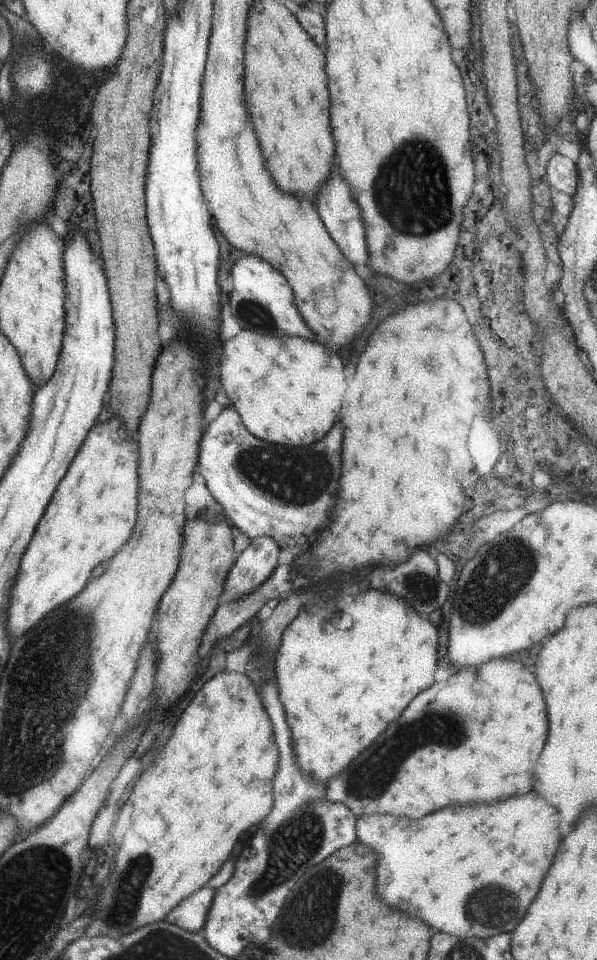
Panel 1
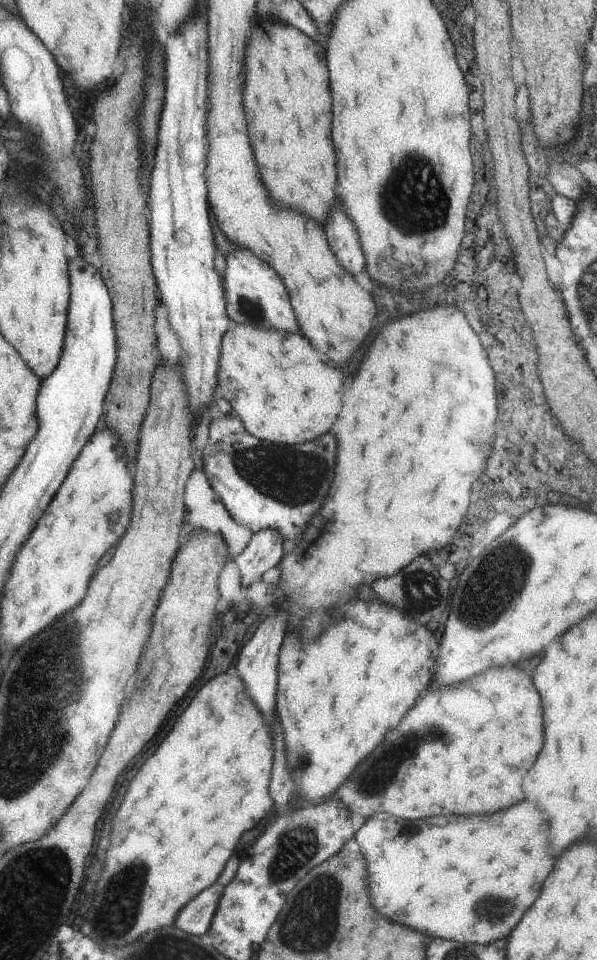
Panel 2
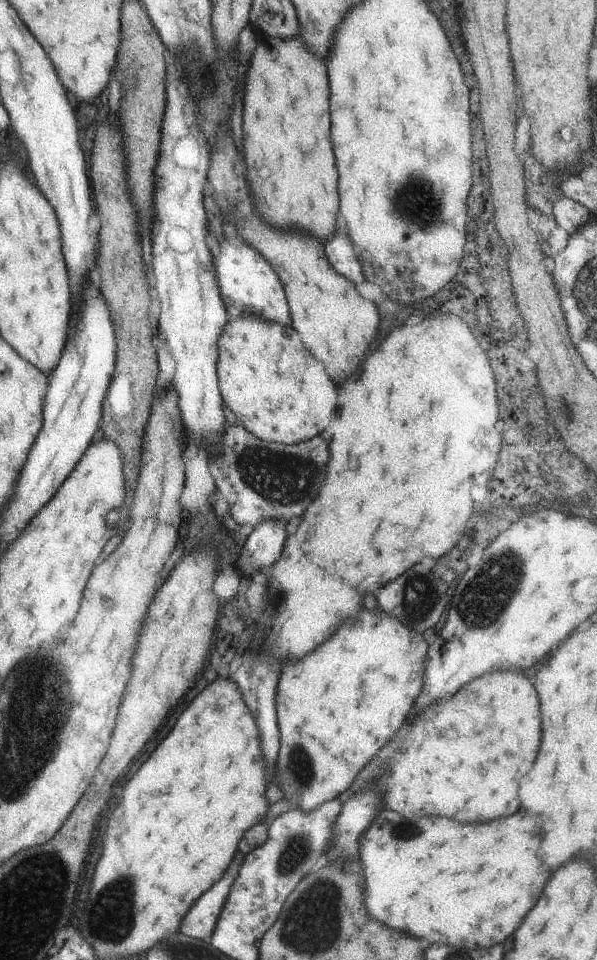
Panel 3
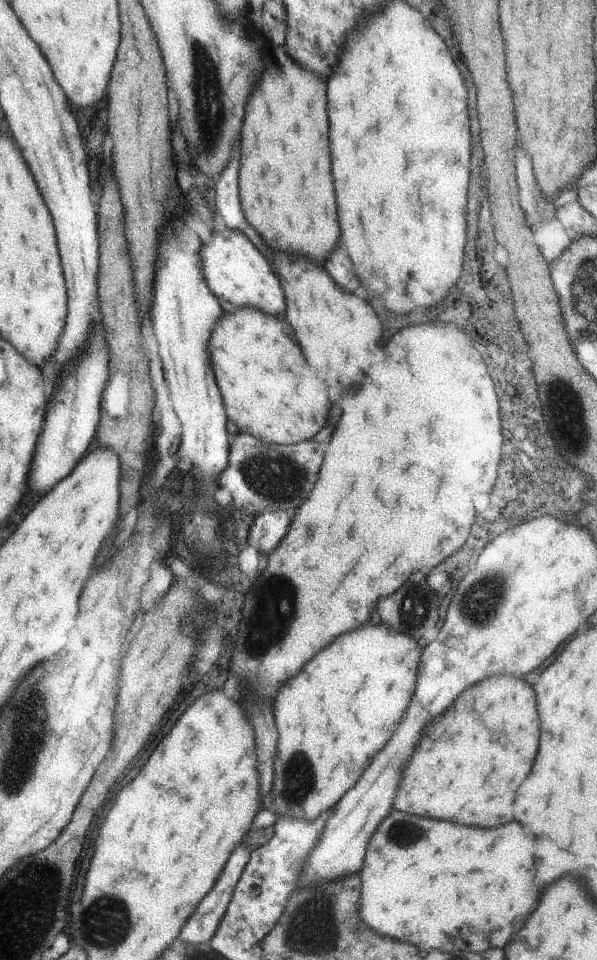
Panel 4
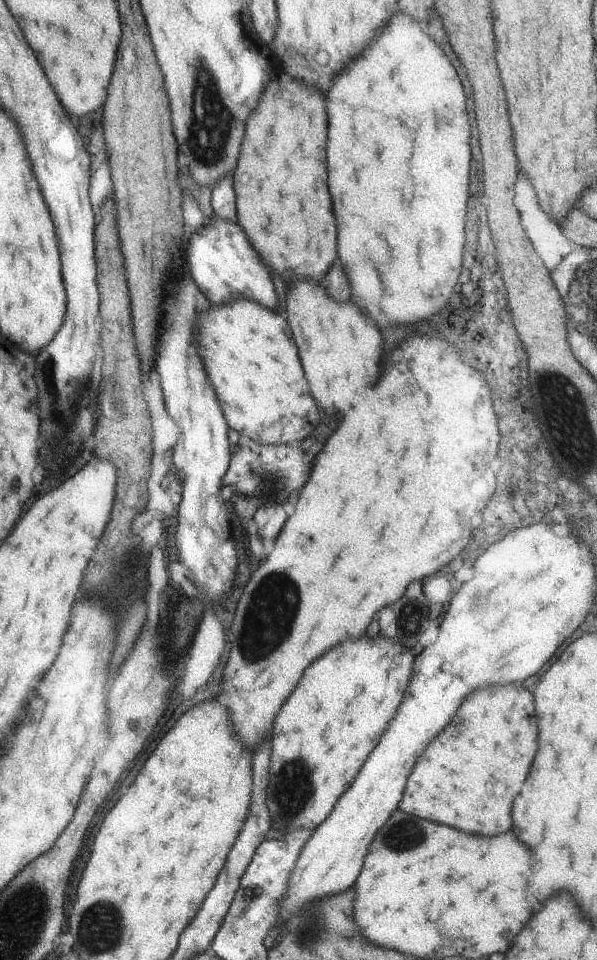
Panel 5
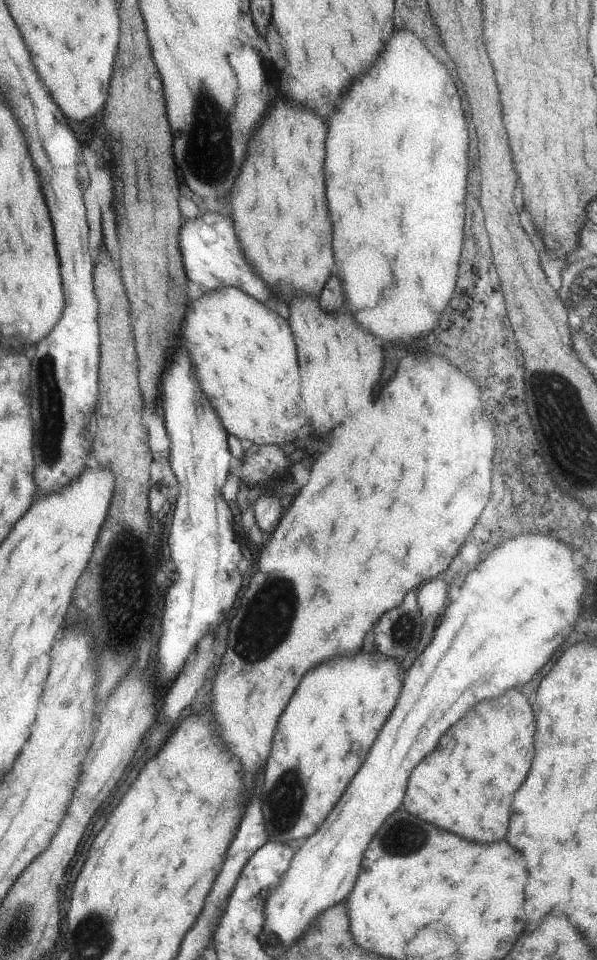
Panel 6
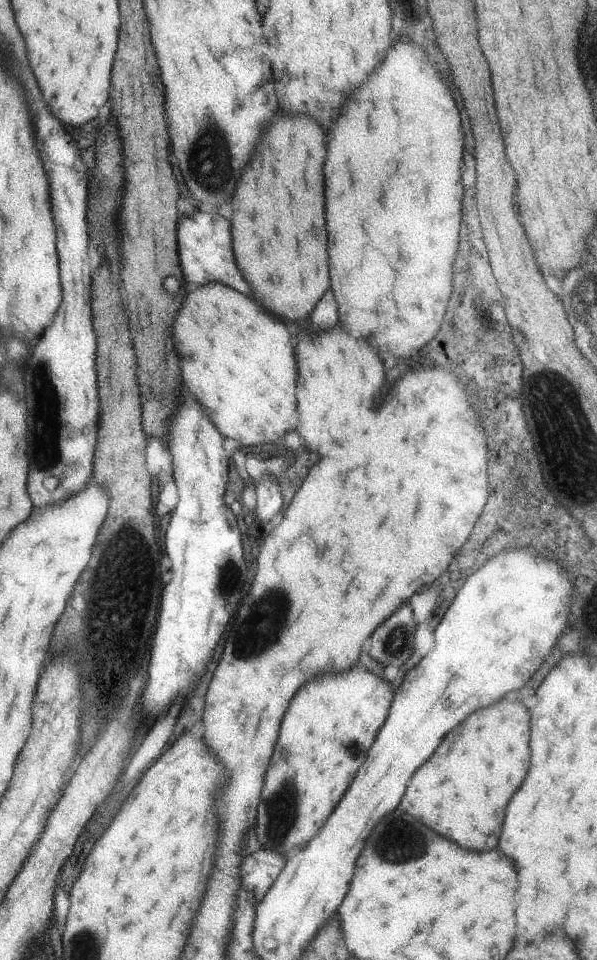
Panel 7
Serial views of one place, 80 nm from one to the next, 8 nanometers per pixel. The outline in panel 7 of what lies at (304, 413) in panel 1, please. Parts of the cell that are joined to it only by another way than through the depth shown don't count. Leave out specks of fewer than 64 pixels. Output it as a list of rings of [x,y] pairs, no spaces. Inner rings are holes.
[[[221,283],[189,287],[187,294],[173,322],[173,340],[179,354],[181,382],[207,412],[207,417],[223,438],[237,440],[243,447],[281,441],[283,434],[293,430],[297,424],[293,396],[295,362],[287,328],[255,300],[237,294]]]

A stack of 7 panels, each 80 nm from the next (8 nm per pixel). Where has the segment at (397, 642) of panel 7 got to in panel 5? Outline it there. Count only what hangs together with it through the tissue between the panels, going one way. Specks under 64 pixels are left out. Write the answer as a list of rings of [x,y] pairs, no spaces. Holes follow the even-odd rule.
[[[421,582],[409,584],[399,600],[391,602],[391,606],[383,606],[383,610],[377,612],[377,622],[381,636],[389,636],[400,645],[413,648],[433,622],[428,602],[421,592]]]

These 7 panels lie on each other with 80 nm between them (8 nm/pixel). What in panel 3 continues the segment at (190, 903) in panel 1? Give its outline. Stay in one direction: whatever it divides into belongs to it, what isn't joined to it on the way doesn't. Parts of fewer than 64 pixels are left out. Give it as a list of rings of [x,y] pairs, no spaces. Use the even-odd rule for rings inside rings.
[[[237,850],[221,878],[193,901],[180,920],[178,926],[180,933],[194,939],[205,939],[211,934],[229,887],[237,874],[242,856],[243,854]]]

